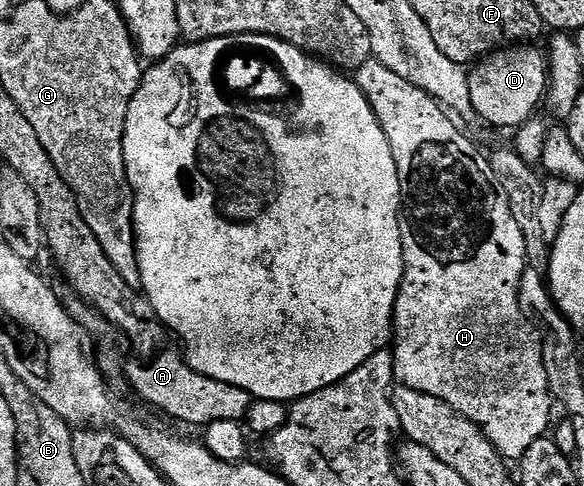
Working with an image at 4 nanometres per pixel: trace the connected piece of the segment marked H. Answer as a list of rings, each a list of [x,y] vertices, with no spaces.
[[[377,60],[365,62],[356,71],[356,81],[360,92],[368,100],[372,112],[376,112],[376,120],[380,120],[380,128],[384,128],[384,136],[388,136],[388,148],[392,148],[392,160],[396,160],[396,172],[400,176],[402,189],[402,205],[400,207],[400,236],[402,237],[402,283],[396,296],[394,305],[394,328],[392,331],[392,353],[394,355],[394,376],[401,385],[416,388],[416,392],[424,392],[428,396],[436,396],[444,400],[456,412],[460,412],[468,420],[472,420],[482,429],[482,435],[493,444],[498,453],[507,460],[520,460],[528,448],[532,448],[535,440],[543,437],[551,429],[550,426],[550,398],[552,402],[552,387],[548,380],[548,372],[544,368],[542,355],[542,337],[538,335],[538,327],[531,322],[530,317],[522,310],[518,299],[520,276],[528,265],[525,254],[524,235],[516,224],[515,217],[509,207],[509,202],[502,190],[496,188],[489,166],[489,157],[483,155],[474,147],[470,138],[465,138],[458,131],[458,126],[453,117],[430,94],[416,88],[404,76],[392,72]]]

